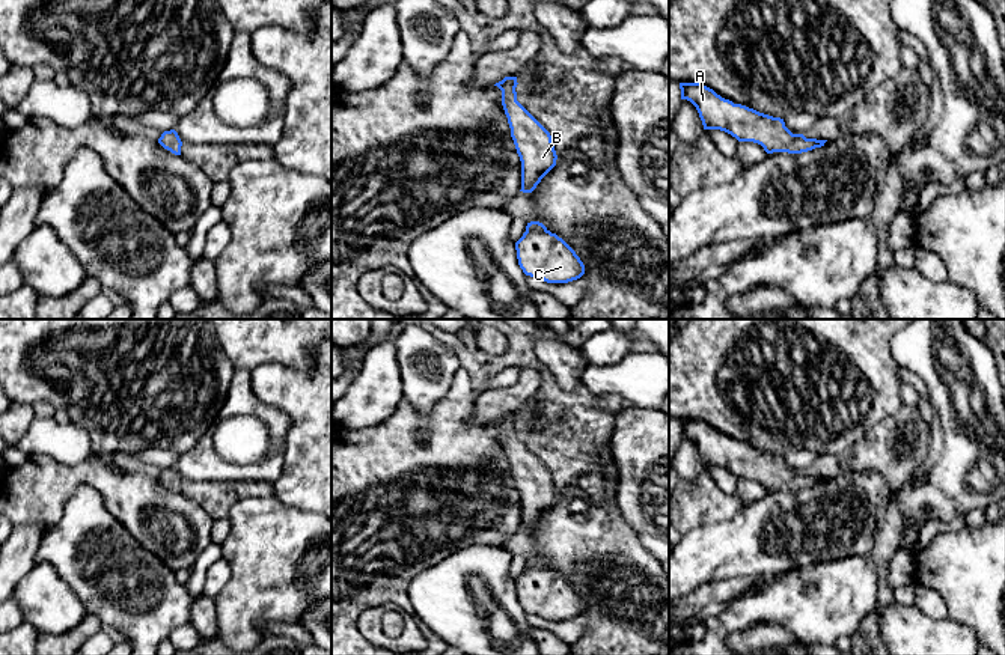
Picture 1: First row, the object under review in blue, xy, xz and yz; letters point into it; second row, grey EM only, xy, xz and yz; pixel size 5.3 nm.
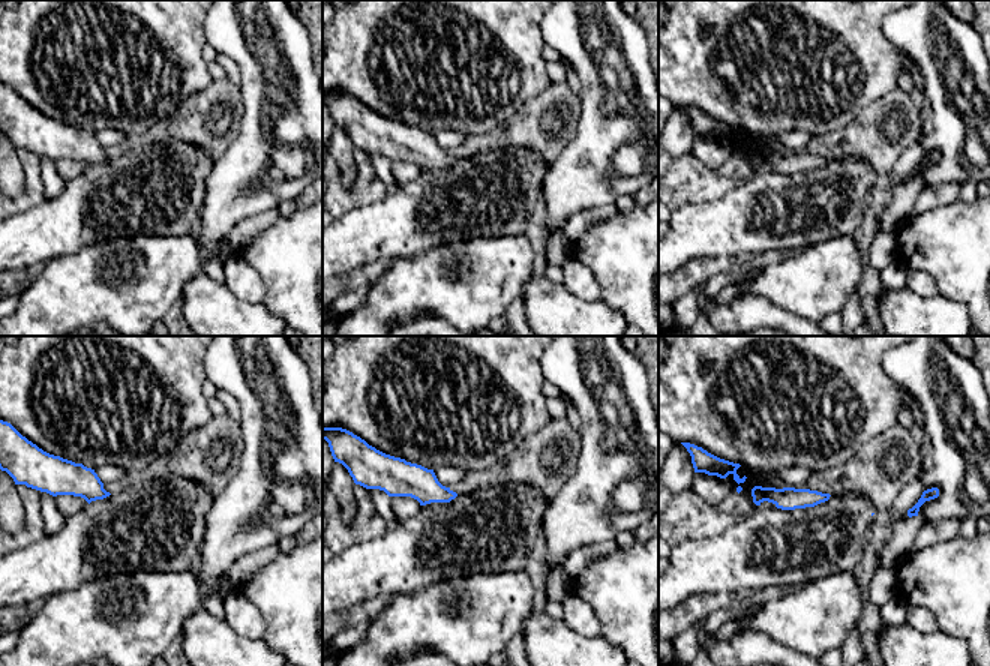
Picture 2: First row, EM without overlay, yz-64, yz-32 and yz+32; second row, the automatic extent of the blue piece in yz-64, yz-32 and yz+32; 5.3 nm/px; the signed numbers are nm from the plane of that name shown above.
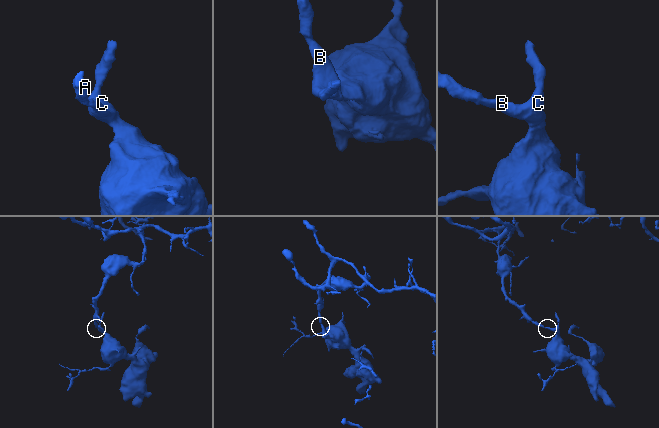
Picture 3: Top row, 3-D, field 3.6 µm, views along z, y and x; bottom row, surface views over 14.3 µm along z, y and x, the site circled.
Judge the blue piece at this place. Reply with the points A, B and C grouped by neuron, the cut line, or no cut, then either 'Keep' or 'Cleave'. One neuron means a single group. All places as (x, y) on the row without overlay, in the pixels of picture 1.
Groups: A B C. No split. Keep

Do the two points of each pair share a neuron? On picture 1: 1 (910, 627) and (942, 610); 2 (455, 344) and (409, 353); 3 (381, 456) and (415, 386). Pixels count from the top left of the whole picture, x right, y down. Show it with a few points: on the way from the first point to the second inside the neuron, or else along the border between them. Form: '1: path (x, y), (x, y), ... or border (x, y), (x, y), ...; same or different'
1: border (913, 606), (928, 616), (946, 618); different
2: border (431, 335), (458, 360); different
3: border (442, 398), (425, 414), (419, 414), (404, 399); different

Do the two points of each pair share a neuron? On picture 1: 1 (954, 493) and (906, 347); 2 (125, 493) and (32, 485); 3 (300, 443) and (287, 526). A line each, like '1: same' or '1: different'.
1: same
2: same
3: different

